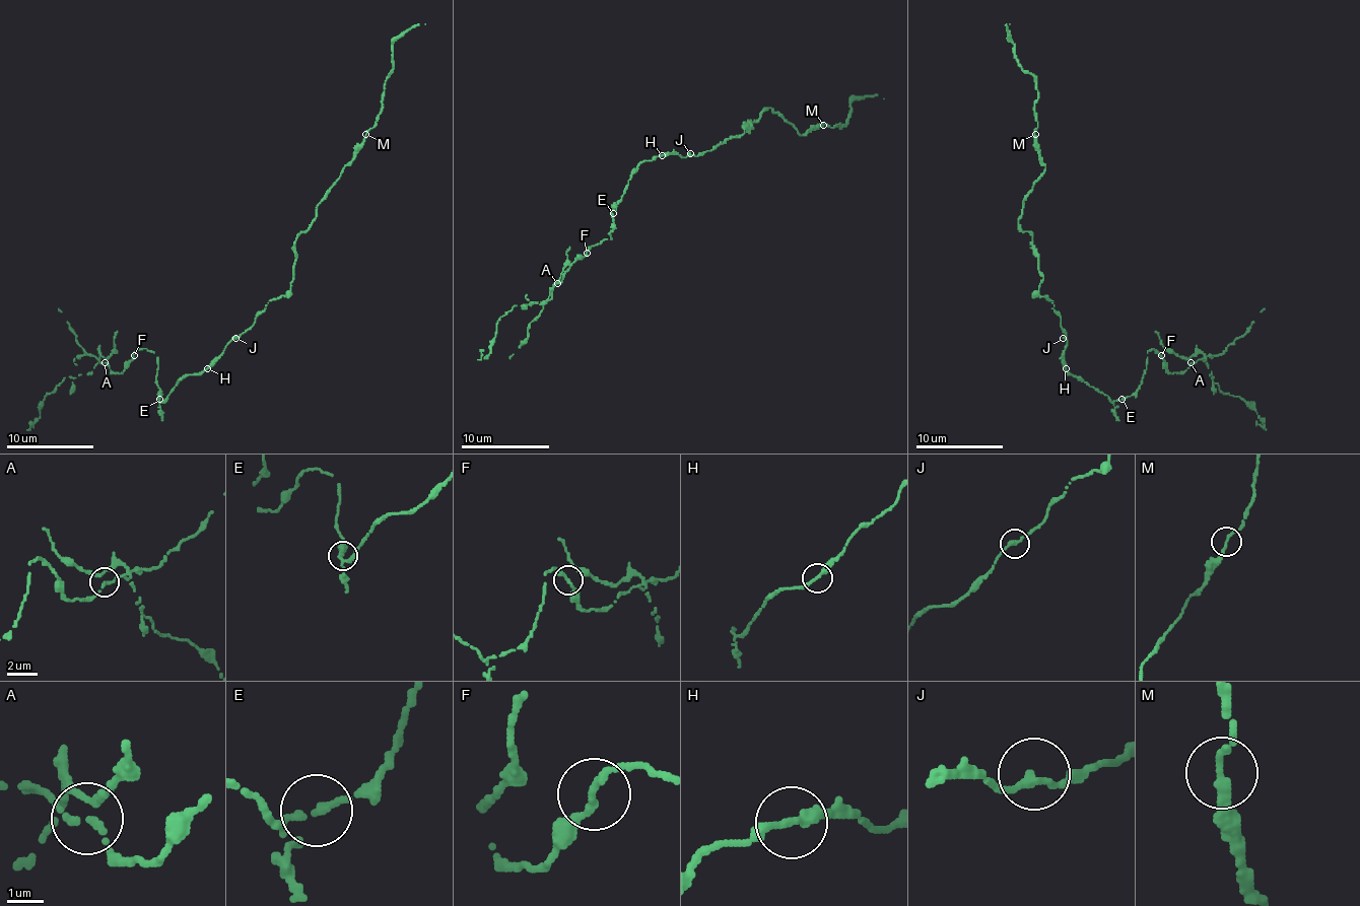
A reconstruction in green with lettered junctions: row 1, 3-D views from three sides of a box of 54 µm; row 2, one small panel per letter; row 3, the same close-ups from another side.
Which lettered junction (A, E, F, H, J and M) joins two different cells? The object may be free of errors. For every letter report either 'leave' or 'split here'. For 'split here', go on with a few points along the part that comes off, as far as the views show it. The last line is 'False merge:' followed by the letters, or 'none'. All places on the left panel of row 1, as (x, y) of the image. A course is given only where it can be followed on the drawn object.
A: split here; foreign part runs (106, 362), (98, 353), (88, 374), (64, 377), (45, 397), (41, 416), (29, 425), (31, 420)
E: leave
F: leave
H: leave
J: leave
M: leave
False merge: A

